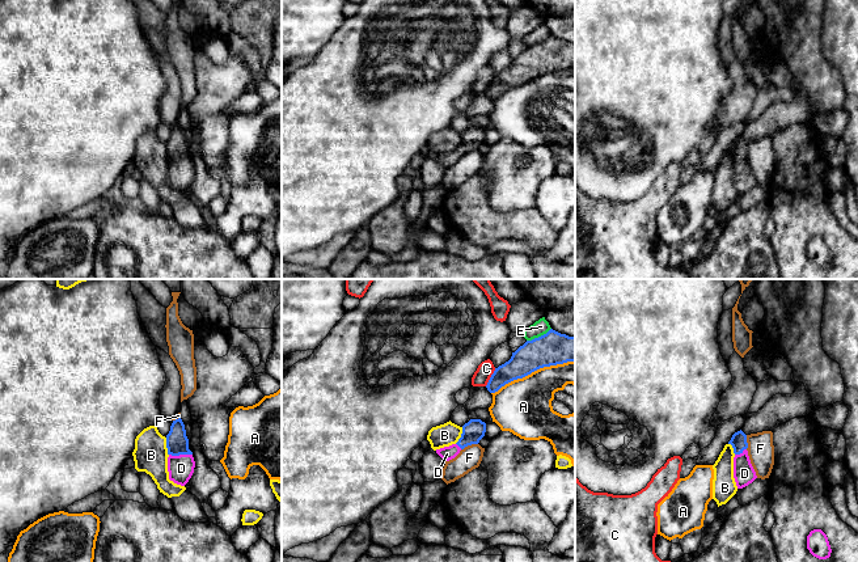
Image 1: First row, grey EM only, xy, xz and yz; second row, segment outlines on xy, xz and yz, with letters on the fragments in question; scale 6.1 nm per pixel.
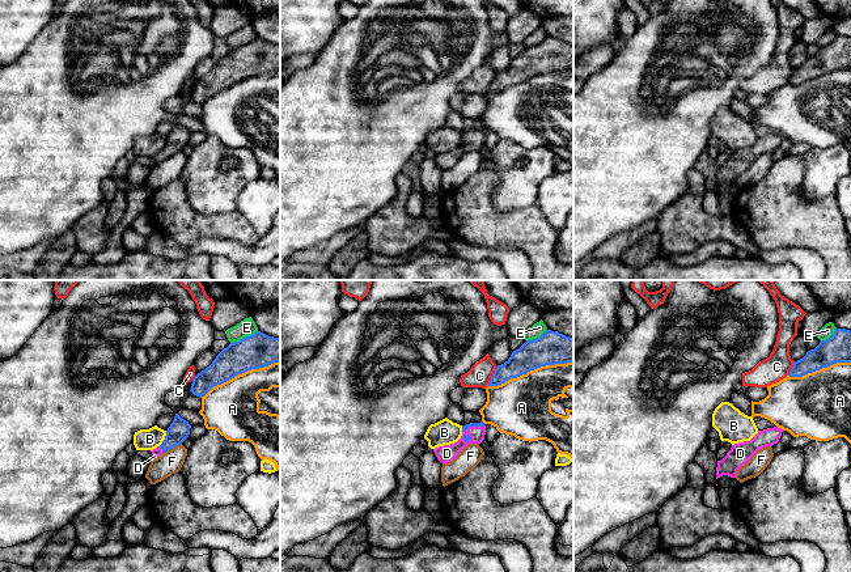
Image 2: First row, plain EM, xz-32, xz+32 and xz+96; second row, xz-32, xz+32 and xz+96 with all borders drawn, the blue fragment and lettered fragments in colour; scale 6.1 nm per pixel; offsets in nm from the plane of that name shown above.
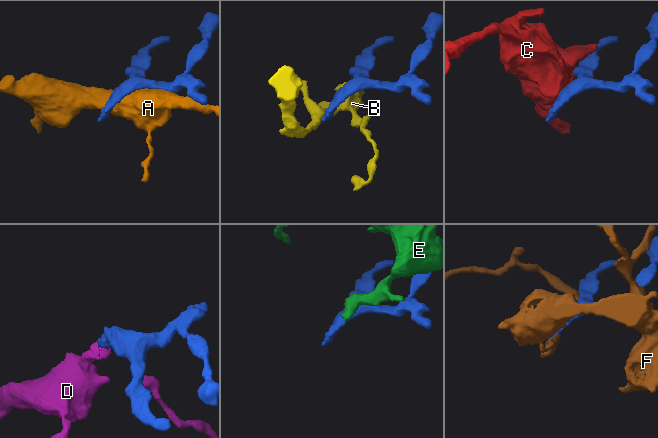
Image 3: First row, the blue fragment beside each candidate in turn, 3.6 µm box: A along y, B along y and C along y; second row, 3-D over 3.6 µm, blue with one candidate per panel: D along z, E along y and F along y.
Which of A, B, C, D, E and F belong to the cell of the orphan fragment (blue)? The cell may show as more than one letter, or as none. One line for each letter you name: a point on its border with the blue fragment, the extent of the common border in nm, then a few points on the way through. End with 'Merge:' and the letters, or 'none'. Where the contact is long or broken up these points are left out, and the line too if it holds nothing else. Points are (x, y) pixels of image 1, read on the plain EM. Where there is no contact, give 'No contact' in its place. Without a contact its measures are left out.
D: Touches blue at xy (181, 160). Shared border 140 nm. Path across: xy (177, 149), (181, 160), (181, 174)
Merge: D

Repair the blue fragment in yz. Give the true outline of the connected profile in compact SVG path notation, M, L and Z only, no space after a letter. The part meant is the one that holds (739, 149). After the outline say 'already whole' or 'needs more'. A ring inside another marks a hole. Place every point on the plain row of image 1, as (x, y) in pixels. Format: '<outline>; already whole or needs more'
M740 136L732 141L728 151L732 152L735 160L734 185L737 195L743 195L757 185L747 157L747 141Z; needs more

